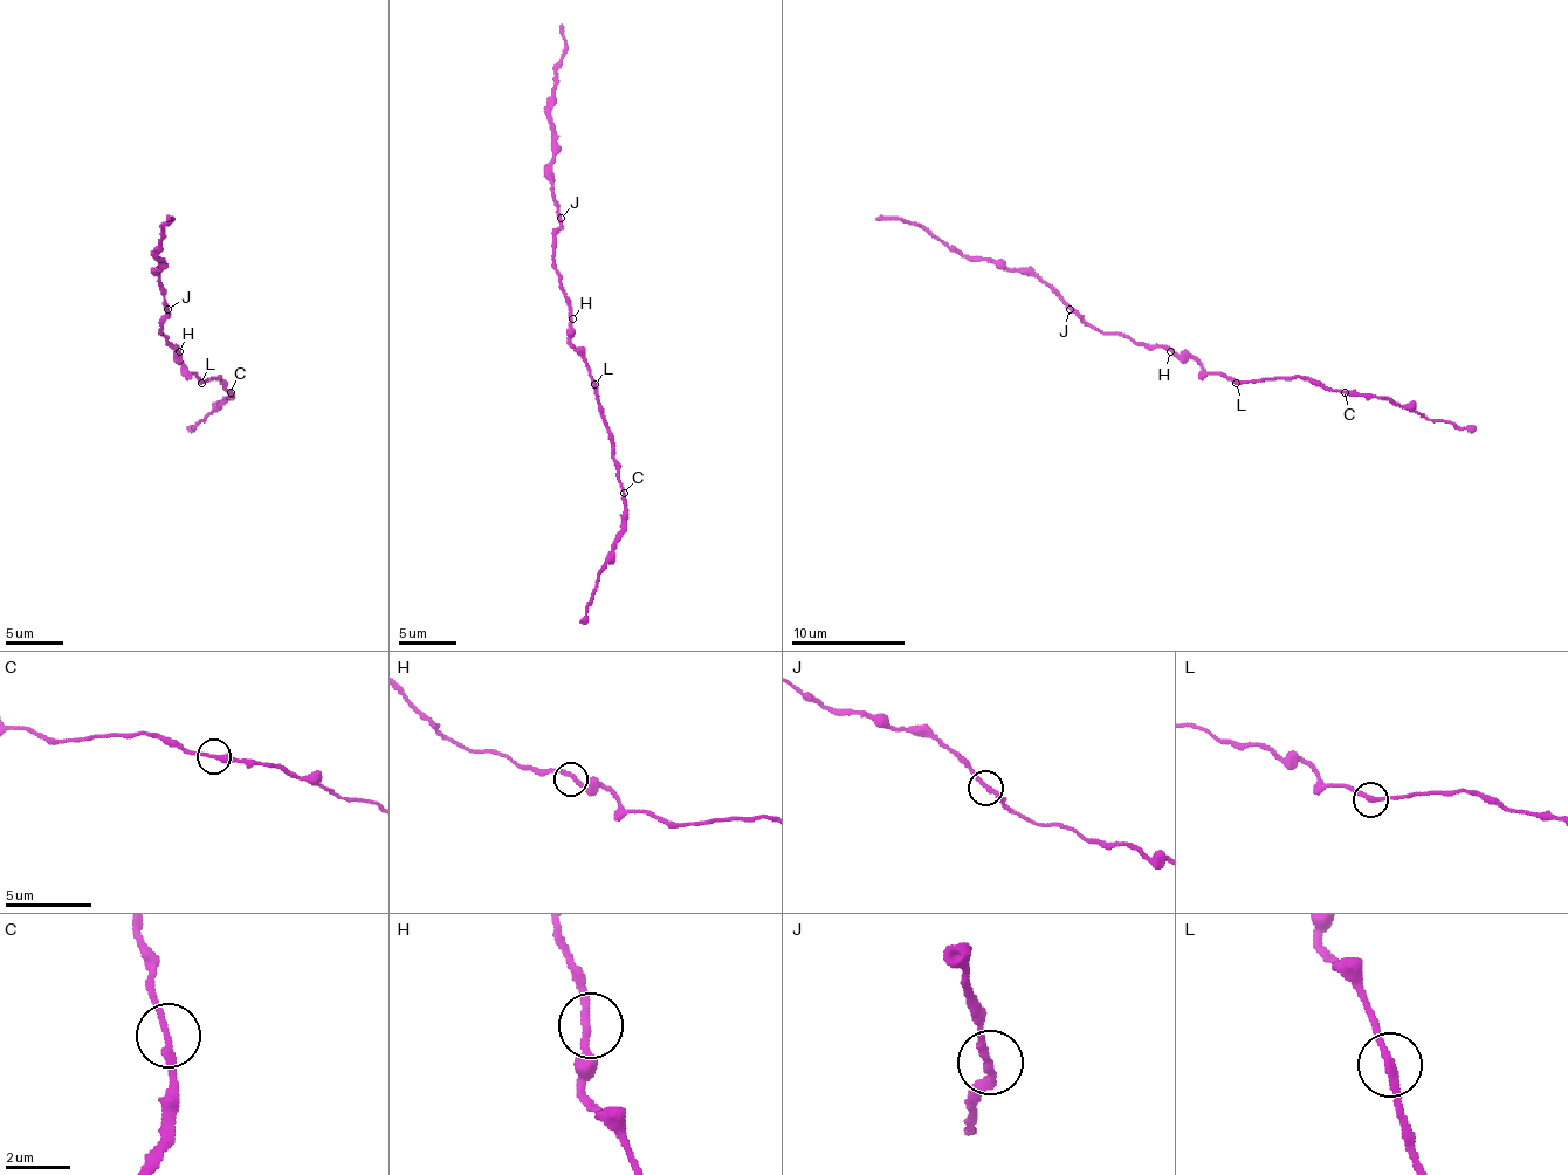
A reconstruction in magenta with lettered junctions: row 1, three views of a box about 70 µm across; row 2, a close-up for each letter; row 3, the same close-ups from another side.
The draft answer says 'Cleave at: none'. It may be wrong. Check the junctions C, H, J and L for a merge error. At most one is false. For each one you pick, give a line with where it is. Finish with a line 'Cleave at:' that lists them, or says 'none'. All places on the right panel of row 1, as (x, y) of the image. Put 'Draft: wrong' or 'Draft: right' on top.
Draft: right
Cleave at: none

